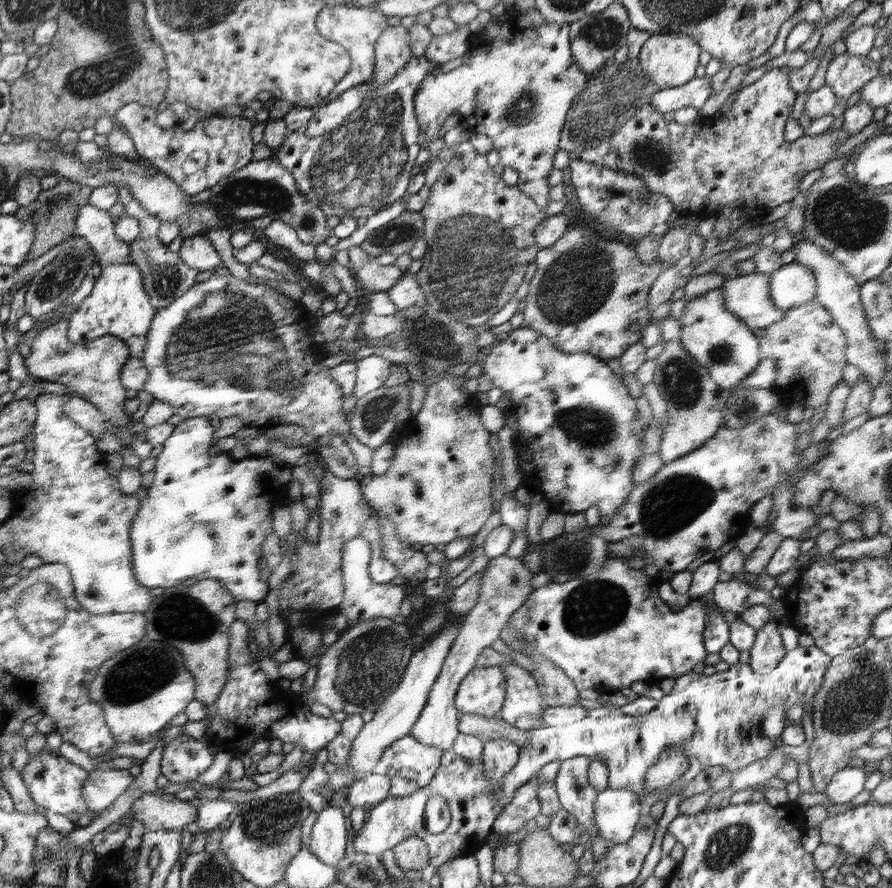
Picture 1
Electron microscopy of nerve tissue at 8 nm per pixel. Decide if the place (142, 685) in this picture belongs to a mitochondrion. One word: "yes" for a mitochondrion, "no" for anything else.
yes

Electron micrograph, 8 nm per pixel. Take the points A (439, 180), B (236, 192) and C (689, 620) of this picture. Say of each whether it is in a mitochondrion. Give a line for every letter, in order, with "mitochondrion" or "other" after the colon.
A: other
B: mitochondrion
C: other

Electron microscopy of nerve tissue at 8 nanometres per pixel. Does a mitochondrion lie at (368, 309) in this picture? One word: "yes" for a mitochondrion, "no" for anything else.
no

